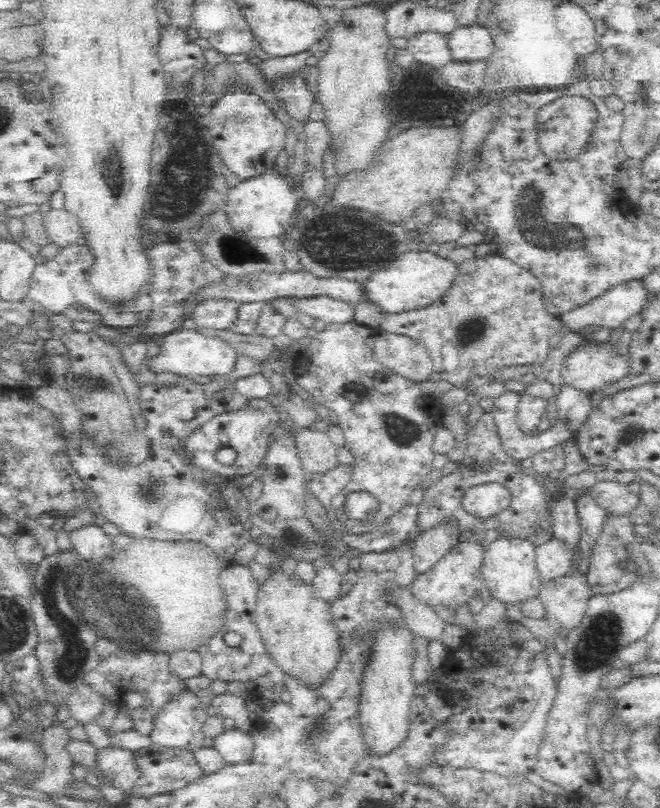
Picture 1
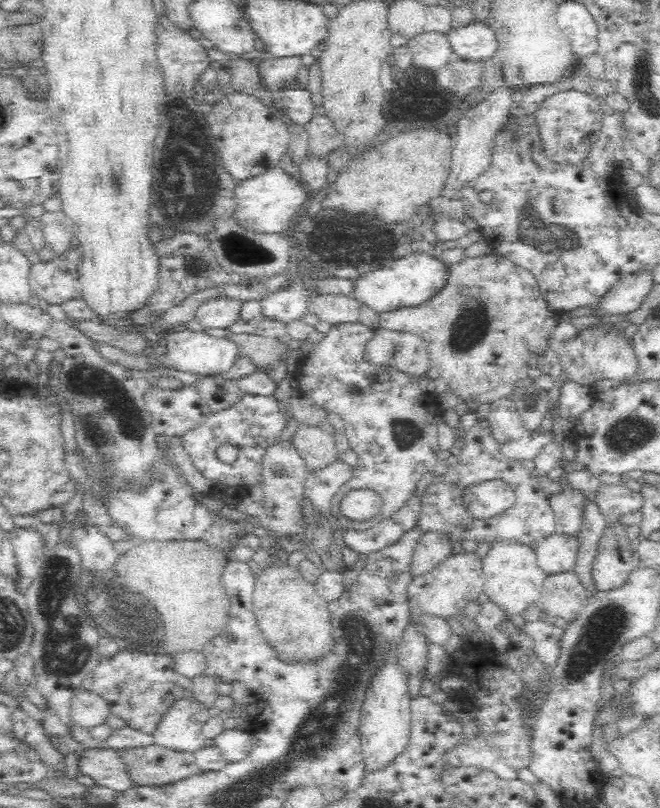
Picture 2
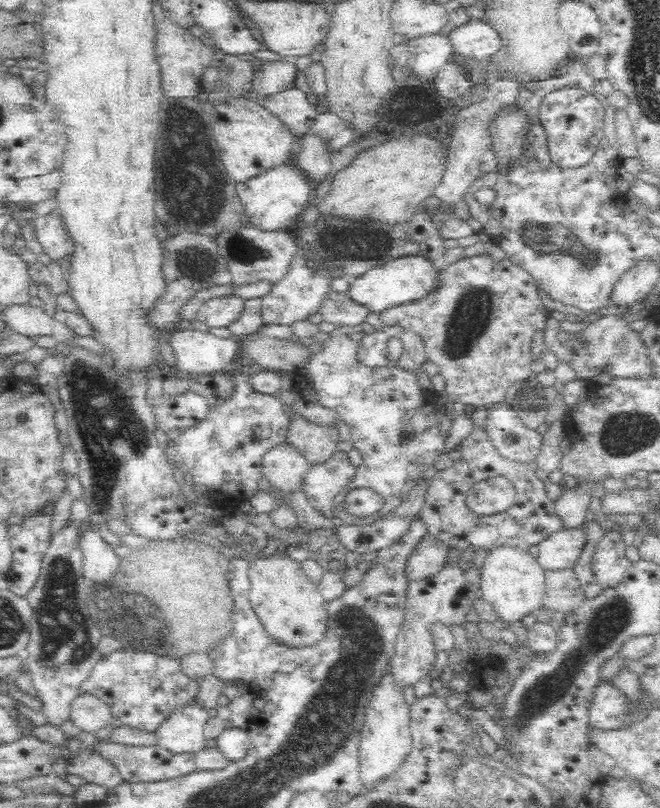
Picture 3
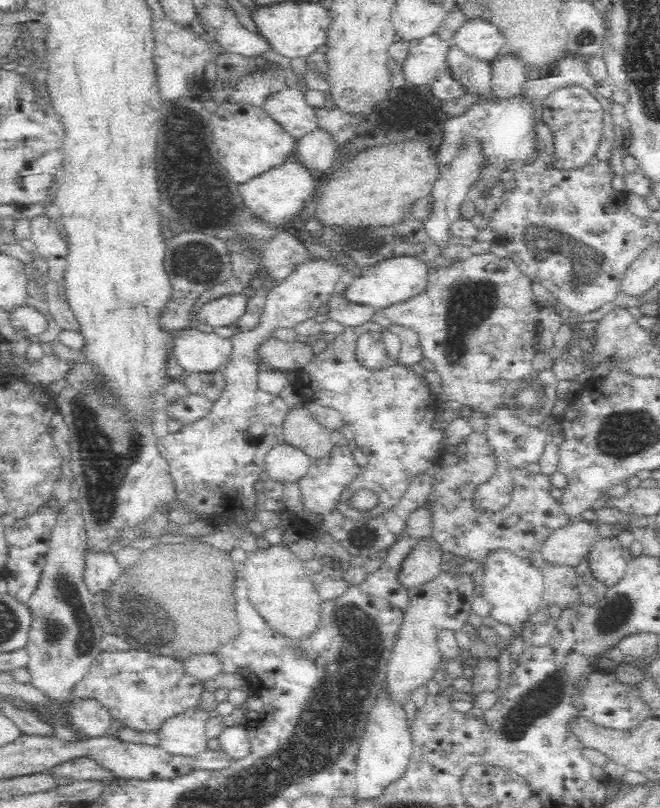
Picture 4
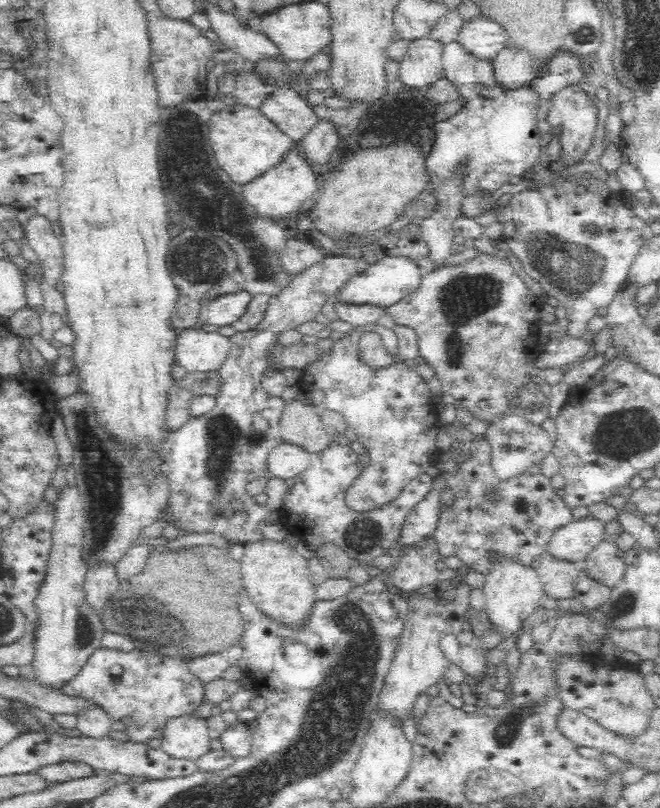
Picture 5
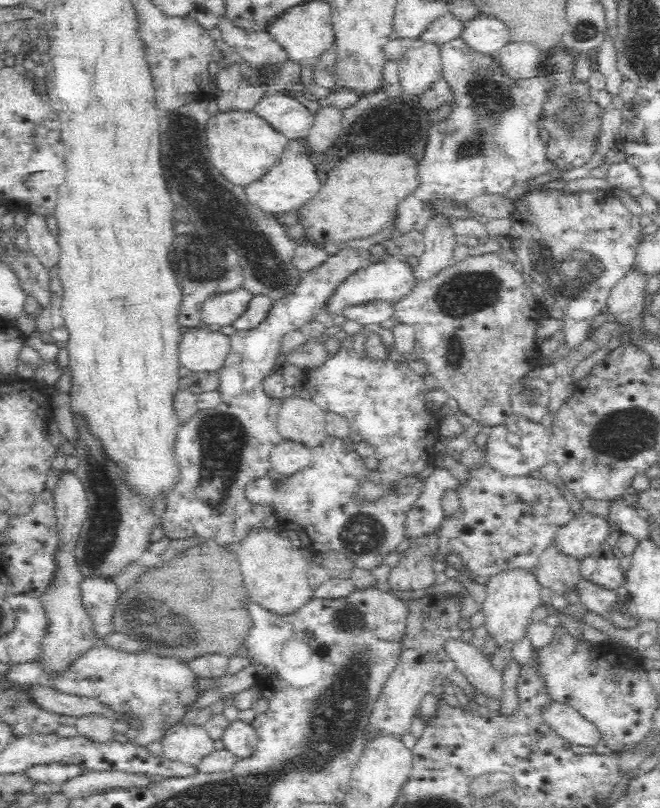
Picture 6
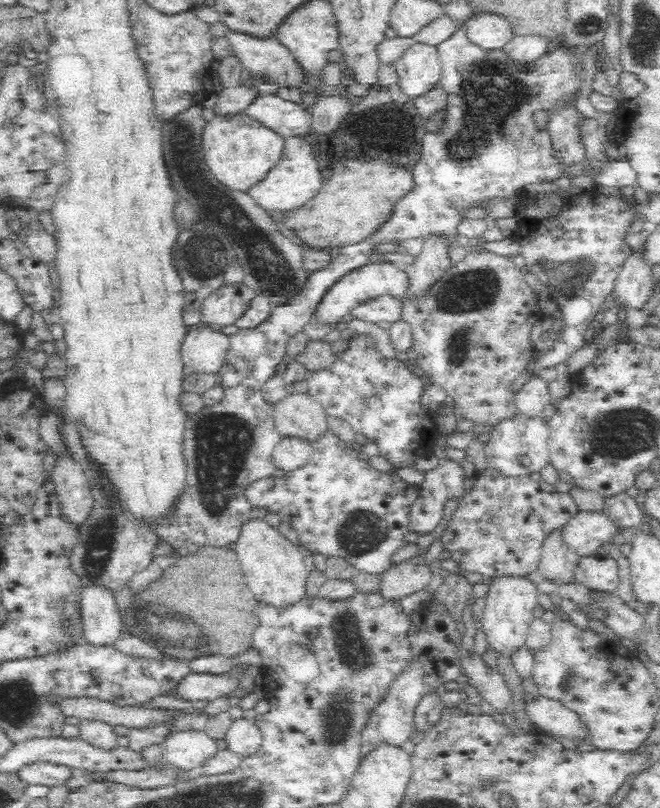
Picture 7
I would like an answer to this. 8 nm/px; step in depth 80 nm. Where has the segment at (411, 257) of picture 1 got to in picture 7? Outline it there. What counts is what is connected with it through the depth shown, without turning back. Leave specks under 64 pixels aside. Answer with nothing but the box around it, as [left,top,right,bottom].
[315,262,410,323]

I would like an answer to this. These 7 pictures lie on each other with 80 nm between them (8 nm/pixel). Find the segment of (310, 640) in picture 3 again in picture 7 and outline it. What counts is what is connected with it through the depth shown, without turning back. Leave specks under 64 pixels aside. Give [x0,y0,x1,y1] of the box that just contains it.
[233,520,309,609]

